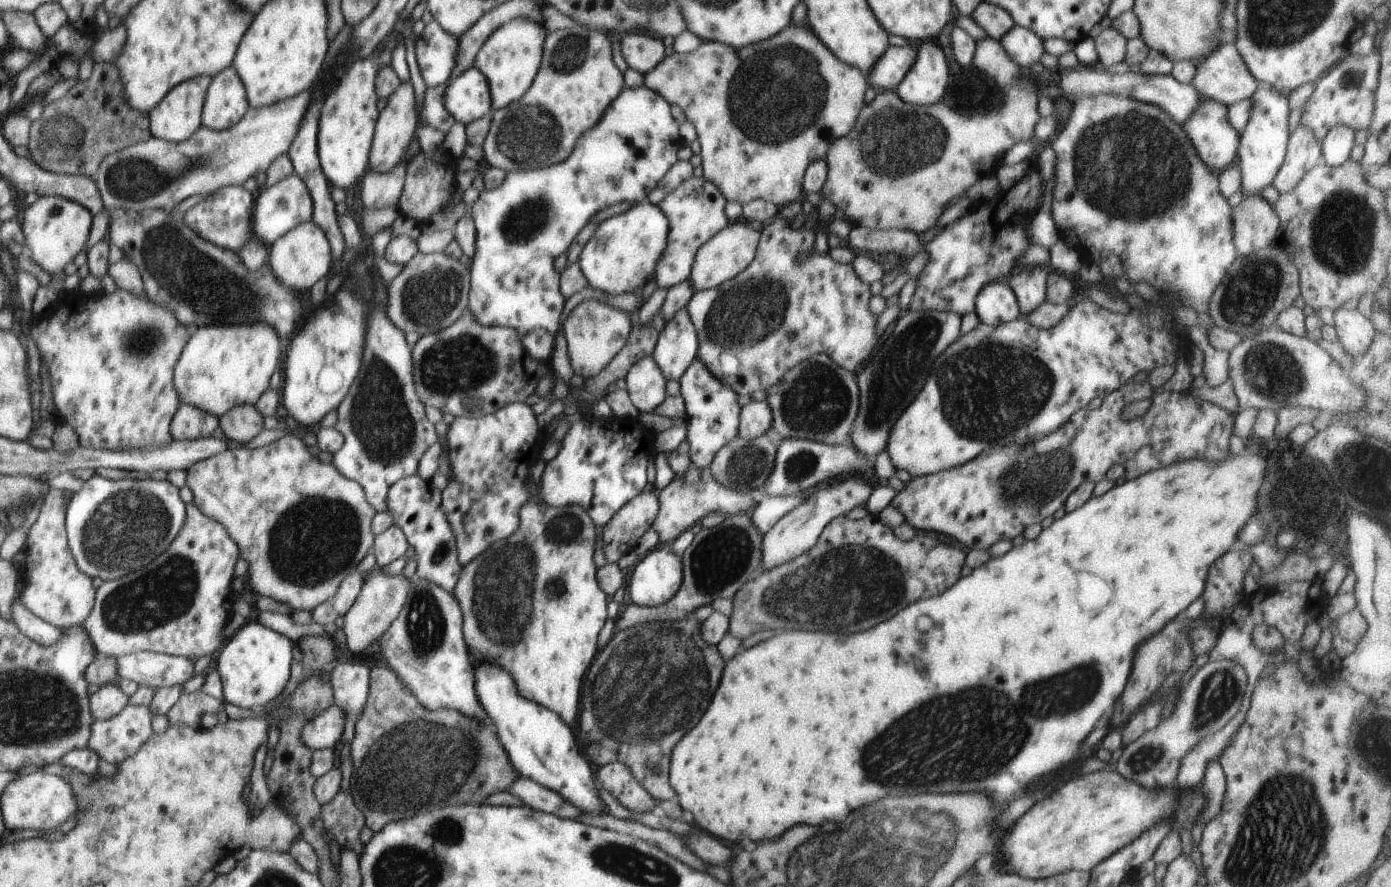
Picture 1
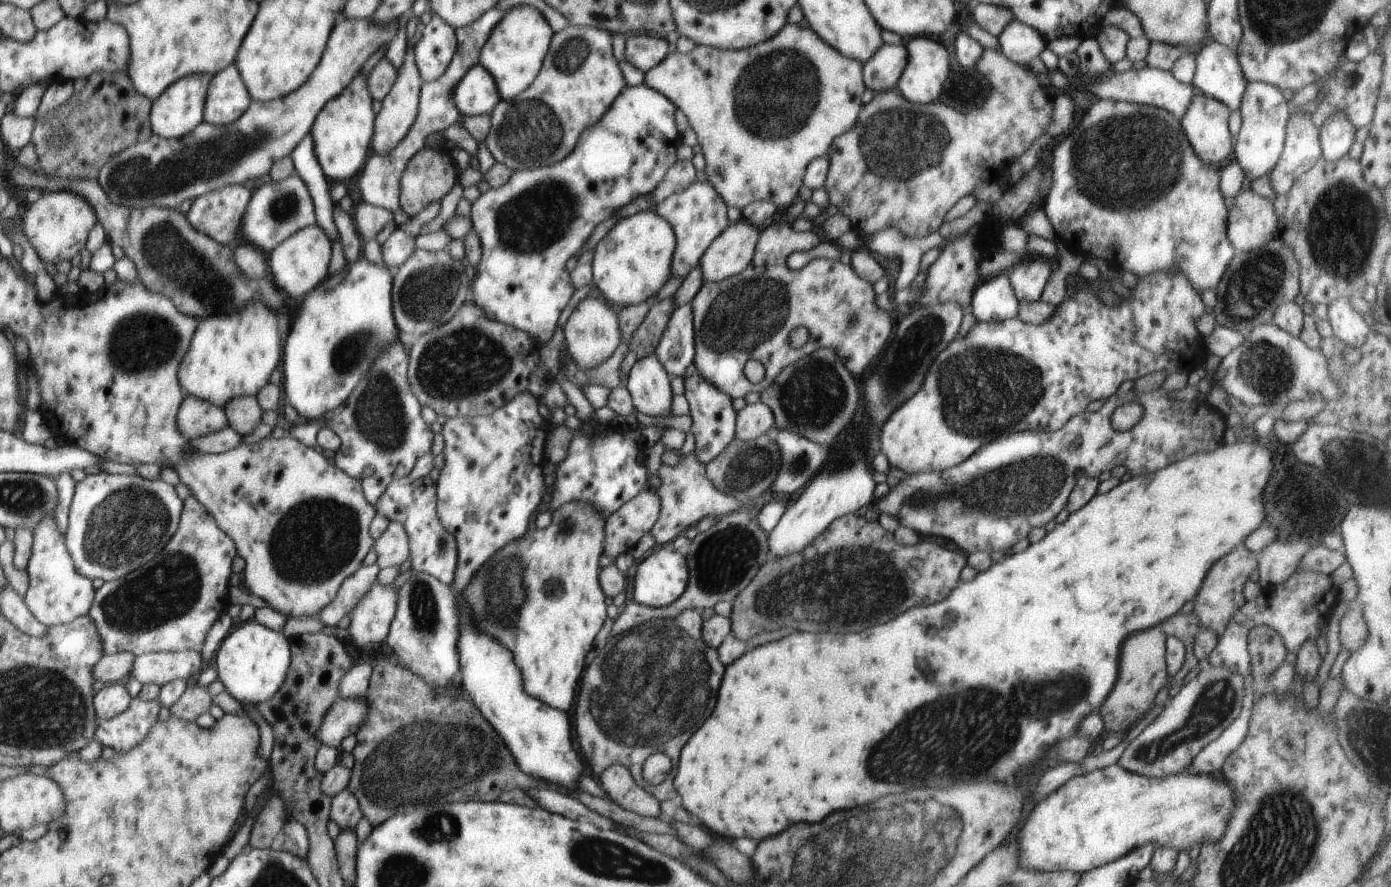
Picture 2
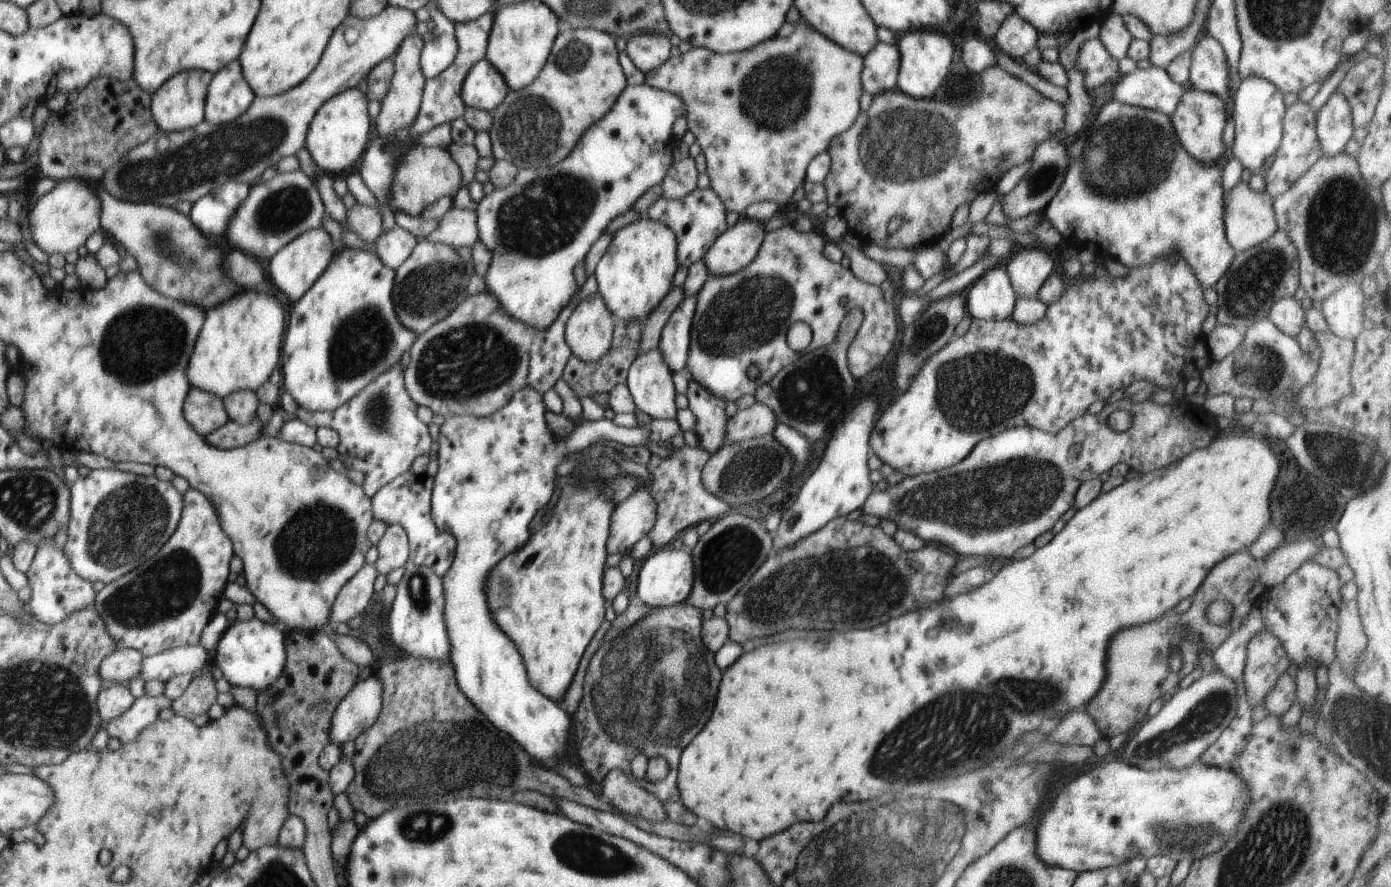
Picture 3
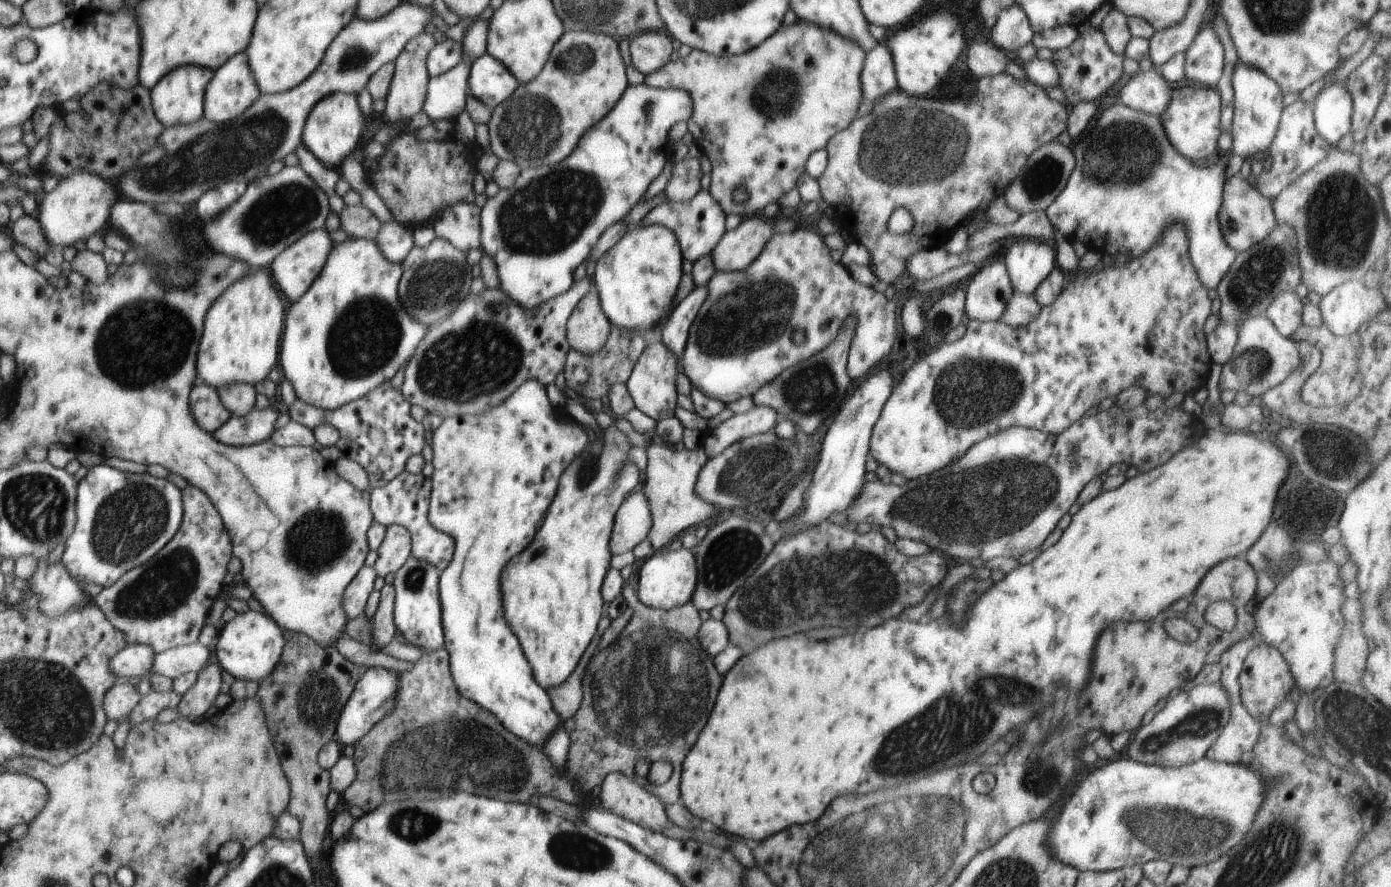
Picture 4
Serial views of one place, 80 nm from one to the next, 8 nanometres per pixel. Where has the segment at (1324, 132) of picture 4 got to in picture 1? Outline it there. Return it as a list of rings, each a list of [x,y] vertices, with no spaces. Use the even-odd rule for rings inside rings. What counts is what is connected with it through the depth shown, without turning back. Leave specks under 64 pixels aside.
[[[1336,125],[1332,127],[1321,143],[1322,162],[1331,167],[1340,166],[1350,157],[1350,151],[1356,144],[1356,132],[1349,126]]]

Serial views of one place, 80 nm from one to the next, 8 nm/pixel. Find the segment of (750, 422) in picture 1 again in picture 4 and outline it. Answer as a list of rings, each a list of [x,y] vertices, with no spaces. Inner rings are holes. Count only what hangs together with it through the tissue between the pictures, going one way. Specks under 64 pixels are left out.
[[[755,405],[747,412],[735,414],[730,420],[709,430],[702,447],[708,459],[714,458],[736,442],[773,431],[780,418],[772,408]]]

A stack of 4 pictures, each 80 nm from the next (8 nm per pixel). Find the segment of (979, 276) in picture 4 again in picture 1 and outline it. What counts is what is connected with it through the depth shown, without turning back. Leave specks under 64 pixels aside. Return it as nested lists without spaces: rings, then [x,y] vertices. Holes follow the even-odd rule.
[[[1007,279],[984,285],[975,298],[974,312],[980,322],[996,326],[1022,316],[1019,302]]]

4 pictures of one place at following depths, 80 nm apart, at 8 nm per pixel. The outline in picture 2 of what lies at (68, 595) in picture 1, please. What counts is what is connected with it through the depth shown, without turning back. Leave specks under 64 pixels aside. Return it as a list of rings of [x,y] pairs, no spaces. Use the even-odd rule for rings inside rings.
[[[54,515],[44,519],[33,532],[33,547],[27,569],[29,585],[24,596],[28,610],[45,627],[65,625],[88,615],[96,600],[92,579],[81,575],[74,566],[66,538],[56,527]]]

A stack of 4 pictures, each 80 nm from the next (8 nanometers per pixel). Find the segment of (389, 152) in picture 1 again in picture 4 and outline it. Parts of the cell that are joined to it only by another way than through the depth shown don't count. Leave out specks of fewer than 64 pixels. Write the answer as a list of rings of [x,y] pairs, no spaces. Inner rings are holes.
[[[421,33],[410,38],[410,41],[402,53],[396,58],[395,72],[391,86],[386,96],[386,108],[382,112],[382,120],[387,125],[403,124],[422,110],[426,101],[426,88],[428,88],[429,76],[426,70],[426,58],[437,41],[432,34]]]

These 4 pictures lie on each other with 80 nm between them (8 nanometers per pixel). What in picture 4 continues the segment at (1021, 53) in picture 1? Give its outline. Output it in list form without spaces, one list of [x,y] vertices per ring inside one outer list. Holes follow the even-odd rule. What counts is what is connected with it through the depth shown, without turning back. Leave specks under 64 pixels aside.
[[[1016,3],[1000,10],[991,33],[990,42],[1013,58],[1018,50],[1028,47],[1035,36],[1024,10]]]

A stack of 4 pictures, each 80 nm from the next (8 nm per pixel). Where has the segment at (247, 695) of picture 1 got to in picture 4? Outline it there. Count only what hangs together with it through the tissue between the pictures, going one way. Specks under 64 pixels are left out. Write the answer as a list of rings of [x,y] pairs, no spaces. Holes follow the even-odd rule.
[[[251,609],[242,612],[237,614],[234,620],[222,624],[214,642],[216,650],[213,659],[236,680],[262,682],[274,672],[274,668],[281,661],[285,644],[283,632],[277,623],[271,617],[264,616],[264,613]]]

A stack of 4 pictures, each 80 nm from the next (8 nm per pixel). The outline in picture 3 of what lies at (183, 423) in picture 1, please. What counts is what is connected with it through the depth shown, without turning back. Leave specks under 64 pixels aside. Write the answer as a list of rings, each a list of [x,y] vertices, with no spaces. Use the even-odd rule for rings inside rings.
[[[191,388],[182,412],[190,428],[204,438],[229,422],[223,400],[200,388]]]

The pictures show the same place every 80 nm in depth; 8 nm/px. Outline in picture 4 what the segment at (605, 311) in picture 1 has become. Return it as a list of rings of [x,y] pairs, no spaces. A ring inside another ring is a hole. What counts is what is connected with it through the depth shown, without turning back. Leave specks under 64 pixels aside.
[[[593,287],[578,302],[567,322],[568,344],[584,356],[598,354],[605,346],[612,326],[602,309],[598,290]]]

